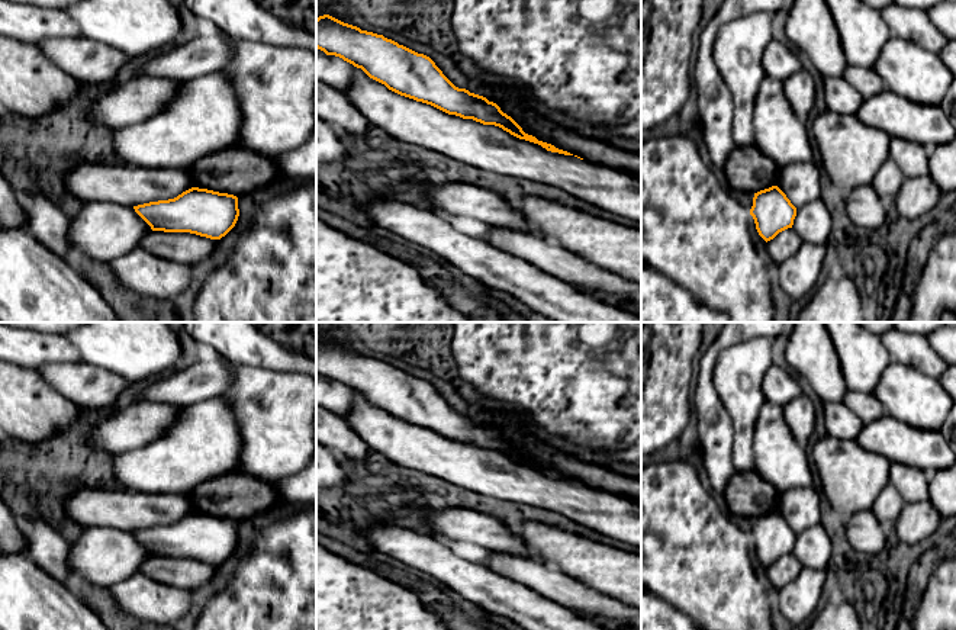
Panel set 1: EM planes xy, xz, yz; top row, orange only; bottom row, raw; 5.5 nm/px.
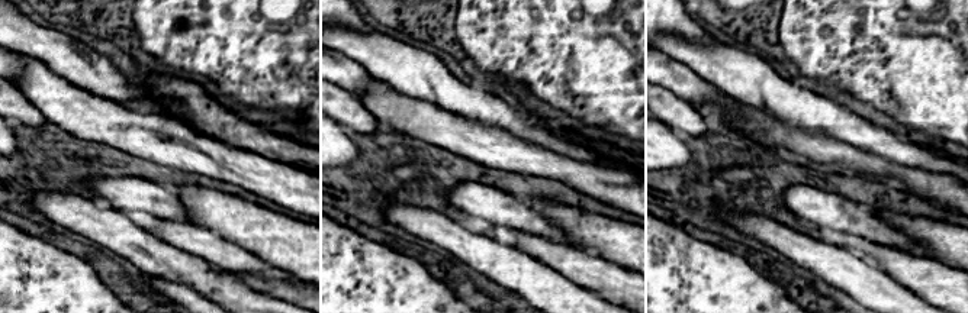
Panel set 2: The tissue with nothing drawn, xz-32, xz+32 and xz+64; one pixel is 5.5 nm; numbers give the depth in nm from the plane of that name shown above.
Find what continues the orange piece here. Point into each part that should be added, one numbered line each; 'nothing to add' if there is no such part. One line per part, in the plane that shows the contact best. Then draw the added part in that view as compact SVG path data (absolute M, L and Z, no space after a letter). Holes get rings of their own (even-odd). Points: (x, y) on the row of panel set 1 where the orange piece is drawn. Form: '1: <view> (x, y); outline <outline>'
nothing to add

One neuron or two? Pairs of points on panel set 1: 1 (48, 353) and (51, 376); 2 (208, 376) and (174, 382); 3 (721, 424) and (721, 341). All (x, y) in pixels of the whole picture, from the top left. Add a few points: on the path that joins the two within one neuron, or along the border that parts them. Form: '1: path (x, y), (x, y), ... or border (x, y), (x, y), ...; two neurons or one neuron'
1: border (81, 362), (48, 362), (36, 370); two neurons
2: path (199, 382), (183, 382); one neuron
3: path (707, 404), (707, 362); one neuron

